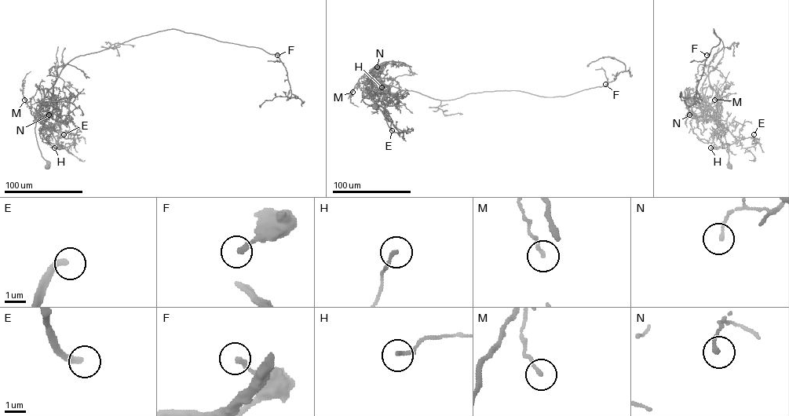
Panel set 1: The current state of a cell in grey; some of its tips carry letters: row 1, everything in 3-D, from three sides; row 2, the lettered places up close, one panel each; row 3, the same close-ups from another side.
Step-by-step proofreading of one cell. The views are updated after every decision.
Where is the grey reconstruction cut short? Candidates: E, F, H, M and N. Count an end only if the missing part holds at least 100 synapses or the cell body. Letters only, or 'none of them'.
E

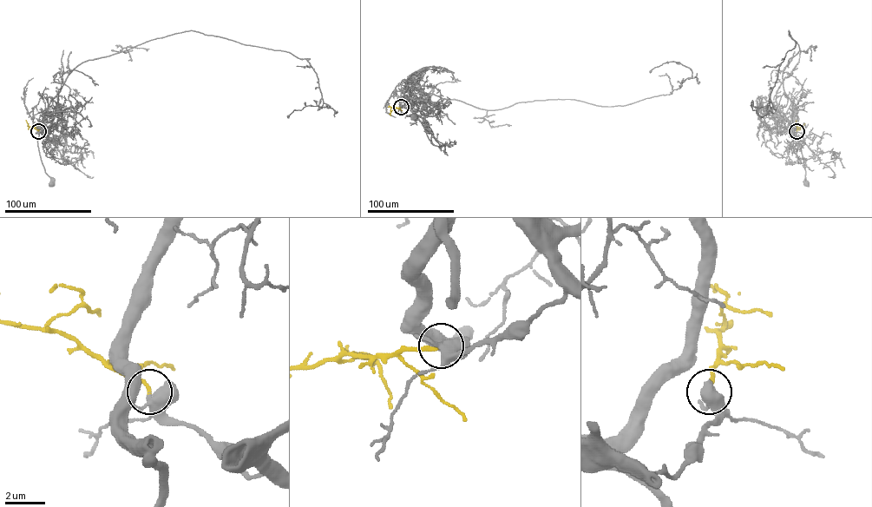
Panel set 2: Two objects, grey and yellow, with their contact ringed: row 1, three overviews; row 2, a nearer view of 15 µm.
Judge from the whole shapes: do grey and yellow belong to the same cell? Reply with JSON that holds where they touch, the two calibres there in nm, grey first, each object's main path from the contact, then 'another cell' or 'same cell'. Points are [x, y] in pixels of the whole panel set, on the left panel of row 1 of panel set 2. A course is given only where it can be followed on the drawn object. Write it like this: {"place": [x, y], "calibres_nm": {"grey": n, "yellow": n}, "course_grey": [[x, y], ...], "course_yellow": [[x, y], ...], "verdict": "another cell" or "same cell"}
{"place": [38, 131], "calibres_nm": {"grey": 380, "yellow": 200}, "course_grey": [[38, 131], [43, 134], [38, 134], [37, 145], [50, 183]], "course_yellow": [[38, 131], [29, 127], [25, 120]], "verdict": "same cell"}

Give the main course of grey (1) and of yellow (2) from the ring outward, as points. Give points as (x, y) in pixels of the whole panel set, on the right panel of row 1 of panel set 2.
1: (796, 131), (795, 134), (790, 133), (796, 138), (801, 148), (806, 183)
2: (796, 131), (796, 120)

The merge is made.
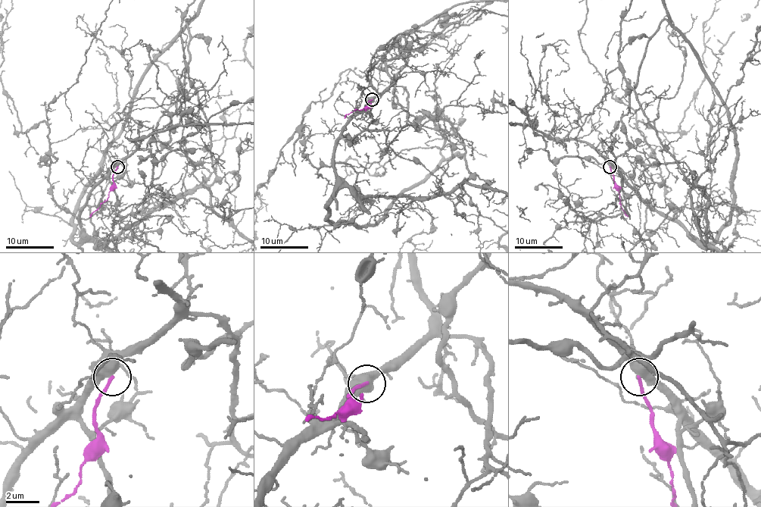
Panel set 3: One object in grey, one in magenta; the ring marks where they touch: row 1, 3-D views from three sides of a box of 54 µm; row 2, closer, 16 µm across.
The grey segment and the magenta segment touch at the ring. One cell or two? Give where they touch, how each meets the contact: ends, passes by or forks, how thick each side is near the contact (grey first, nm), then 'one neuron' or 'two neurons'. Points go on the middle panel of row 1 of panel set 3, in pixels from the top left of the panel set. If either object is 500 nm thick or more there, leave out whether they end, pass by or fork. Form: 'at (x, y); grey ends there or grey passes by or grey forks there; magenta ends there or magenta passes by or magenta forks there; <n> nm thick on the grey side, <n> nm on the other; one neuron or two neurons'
at (372, 99); 750 nm thick on the grey side, 170 nm on the other; two neurons

